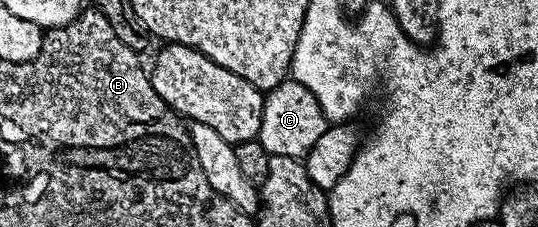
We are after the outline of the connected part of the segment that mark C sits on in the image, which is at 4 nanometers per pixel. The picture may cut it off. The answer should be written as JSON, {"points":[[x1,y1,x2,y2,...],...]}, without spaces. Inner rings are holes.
{"points":[[288,77,274,89,266,92,263,100,263,117,259,130,259,143,268,155,284,155,302,160,317,145,321,133,328,129,329,121,317,97,305,85,301,85,293,77]]}

